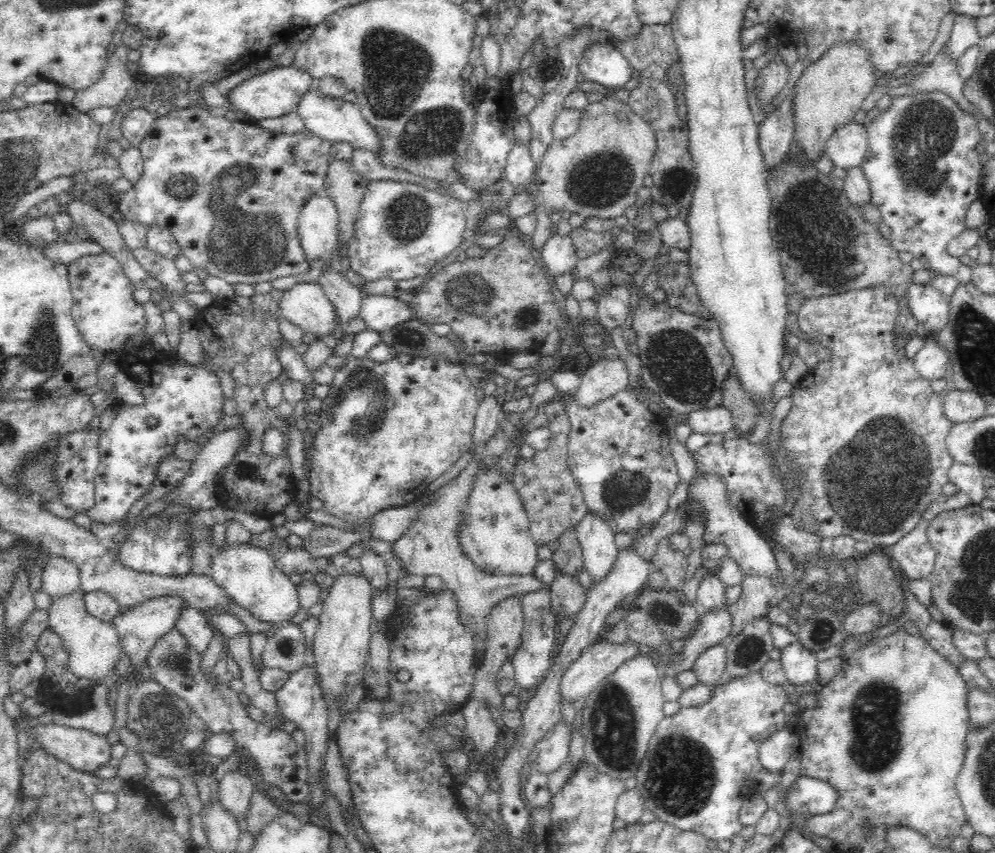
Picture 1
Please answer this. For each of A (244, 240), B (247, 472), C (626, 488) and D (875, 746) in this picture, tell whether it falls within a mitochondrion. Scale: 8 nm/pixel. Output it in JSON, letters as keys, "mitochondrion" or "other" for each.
{"A":"mitochondrion","B":"mitochondrion","C":"mitochondrion","D":"mitochondrion"}

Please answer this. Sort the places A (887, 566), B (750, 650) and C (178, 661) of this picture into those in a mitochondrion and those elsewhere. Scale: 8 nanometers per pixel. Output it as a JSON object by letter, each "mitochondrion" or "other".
{"A":"other","B":"mitochondrion","C":"mitochondrion"}

